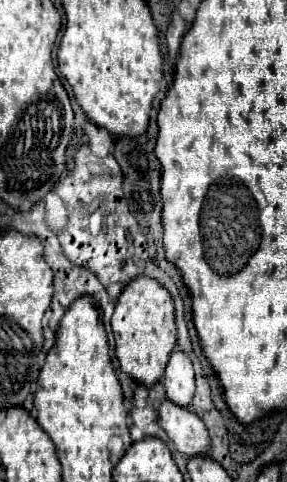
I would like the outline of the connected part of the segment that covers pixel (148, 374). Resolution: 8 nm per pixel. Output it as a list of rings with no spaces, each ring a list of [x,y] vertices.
[[[136,276],[136,280],[130,280],[124,286],[110,324],[116,340],[116,358],[120,368],[136,382],[152,386],[164,374],[168,356],[176,346],[174,300],[170,292],[154,278]]]

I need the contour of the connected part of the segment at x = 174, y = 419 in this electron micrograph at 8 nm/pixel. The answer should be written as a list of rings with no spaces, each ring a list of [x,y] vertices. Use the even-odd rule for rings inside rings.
[[[164,398],[158,408],[158,424],[164,428],[176,450],[184,456],[202,456],[208,452],[210,440],[204,422],[190,408],[178,406]]]

